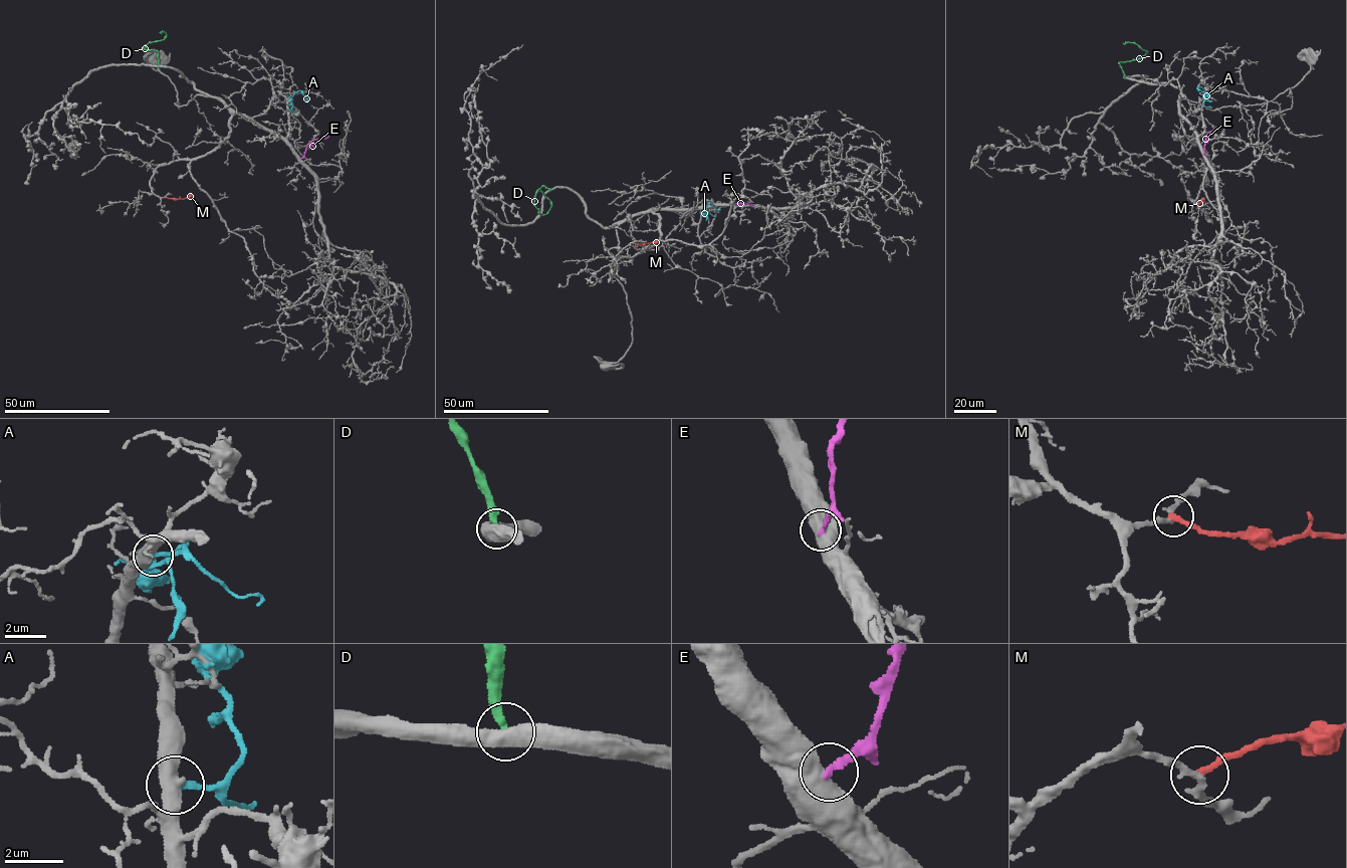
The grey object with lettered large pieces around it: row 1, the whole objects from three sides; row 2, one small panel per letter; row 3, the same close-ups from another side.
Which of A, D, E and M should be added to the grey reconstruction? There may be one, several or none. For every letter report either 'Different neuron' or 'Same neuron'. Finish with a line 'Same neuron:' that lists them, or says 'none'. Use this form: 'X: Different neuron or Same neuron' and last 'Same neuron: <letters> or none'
A: Different neuron
D: Different neuron
E: Different neuron
M: Different neuron
Same neuron: none

